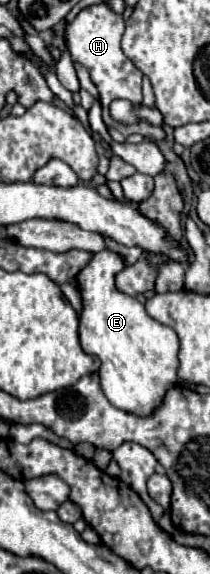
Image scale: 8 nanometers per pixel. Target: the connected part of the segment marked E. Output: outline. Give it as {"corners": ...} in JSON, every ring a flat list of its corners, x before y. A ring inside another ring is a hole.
{"corners":[[100,251,100,253,92,255,90,263,86,263,86,267,82,267,82,271,76,275,76,283,80,287,80,297,82,297,80,345,86,353,96,355,102,361,98,375,100,375,102,391,108,397,108,401,114,407,124,409,128,413,150,415,160,405,164,393,178,383,176,369,178,369,180,343,178,343,178,335,174,333,172,327,166,327,166,325,154,321,136,297,130,297,130,295,118,291,116,275,122,271,122,267,124,267,124,261,118,253]]}

